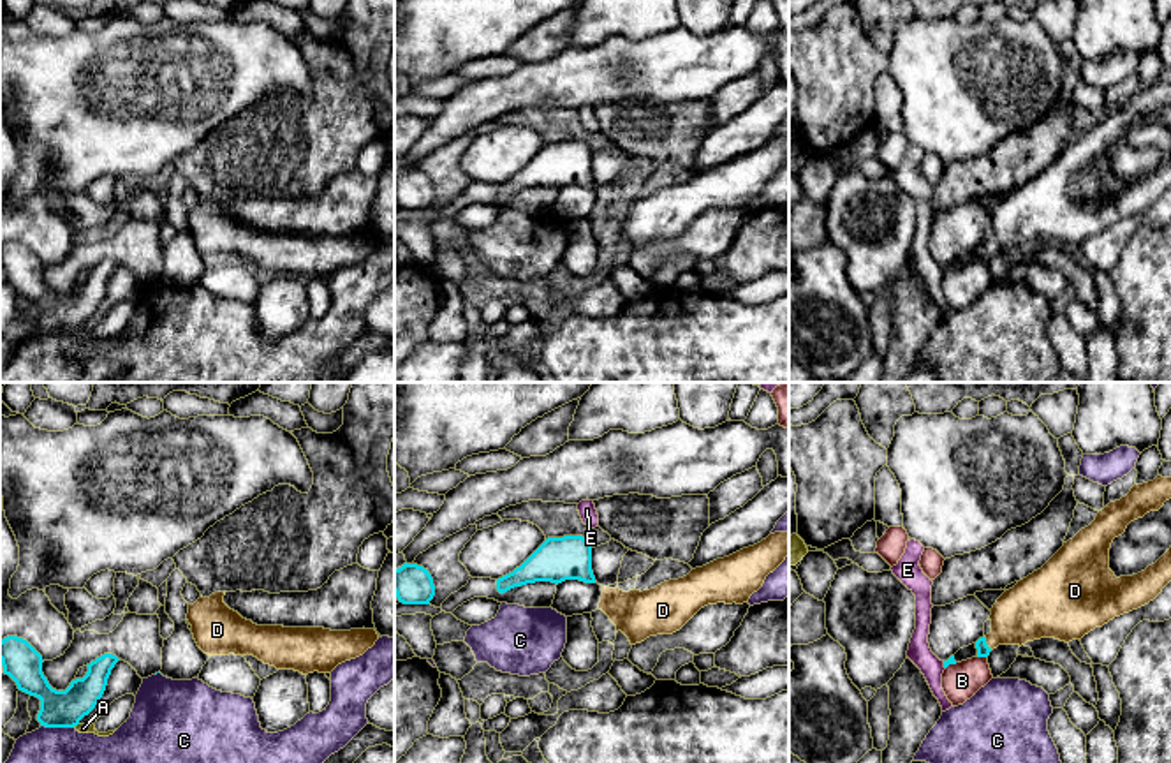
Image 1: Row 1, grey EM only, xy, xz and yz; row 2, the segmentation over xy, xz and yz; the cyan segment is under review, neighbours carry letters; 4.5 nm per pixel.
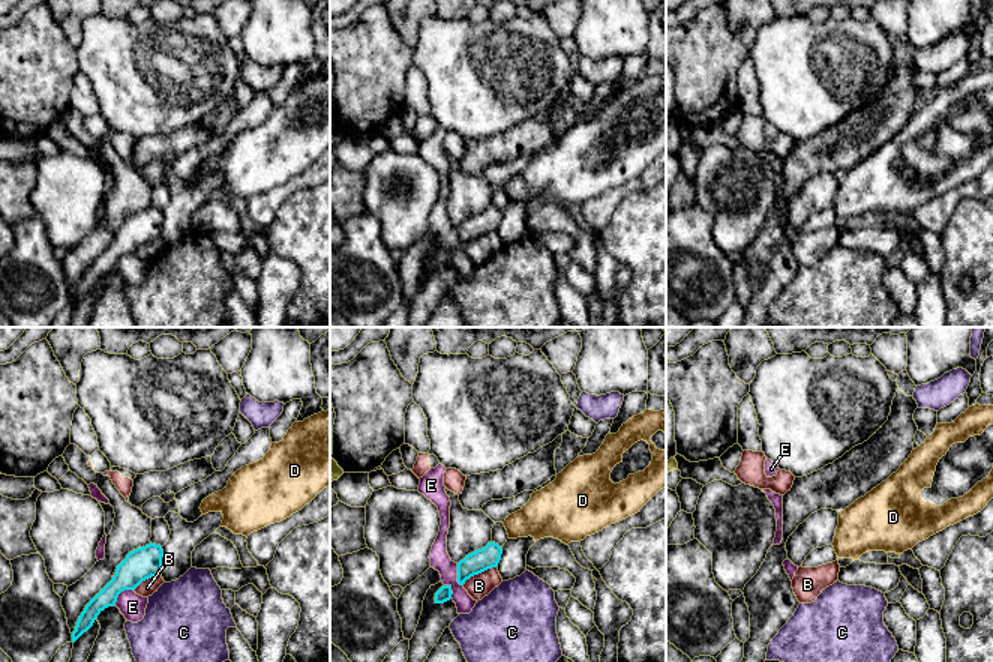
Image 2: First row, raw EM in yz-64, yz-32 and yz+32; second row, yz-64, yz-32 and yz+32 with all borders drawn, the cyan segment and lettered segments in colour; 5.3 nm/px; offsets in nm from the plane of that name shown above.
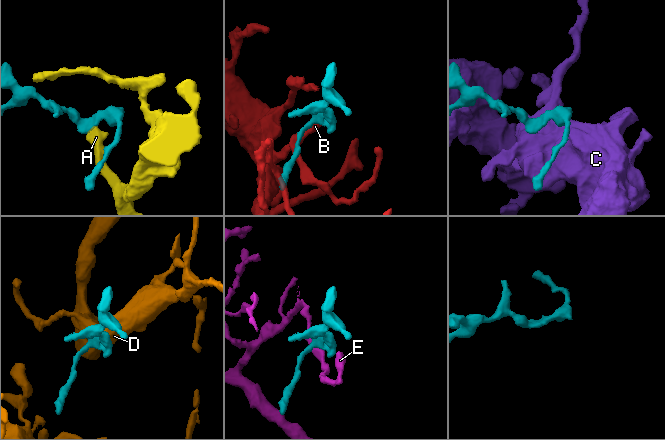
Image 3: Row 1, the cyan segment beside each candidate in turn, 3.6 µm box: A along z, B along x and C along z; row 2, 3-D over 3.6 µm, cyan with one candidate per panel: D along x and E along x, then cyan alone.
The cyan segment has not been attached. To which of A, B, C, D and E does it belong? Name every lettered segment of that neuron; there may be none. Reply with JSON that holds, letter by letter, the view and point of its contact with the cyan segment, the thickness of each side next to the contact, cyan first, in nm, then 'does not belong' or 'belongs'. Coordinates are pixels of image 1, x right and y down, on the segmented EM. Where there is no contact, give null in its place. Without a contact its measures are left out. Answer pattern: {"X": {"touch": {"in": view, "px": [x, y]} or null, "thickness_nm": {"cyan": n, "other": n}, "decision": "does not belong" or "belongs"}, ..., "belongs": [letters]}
{"A": {"touch": {"in": "xy", "px": [74, 725]}, "thickness_nm": {"cyan": 180, "other": 50}, "decision": "does not belong"}, "B": {"touch": {"in": "yz", "px": [983, 656]}, "thickness_nm": {"cyan": 60, "other": 170}, "decision": "does not belong"}, "C": {"touch": {"in": "xy", "px": [57, 726]}, "thickness_nm": {"cyan": 180, "other": 160}, "decision": "does not belong"}, "D": {"touch": {"in": "yz", "px": [986, 644]}, "thickness_nm": {"cyan": 60, "other": 260}, "decision": "belongs"}, "E": {"touch": {"in": "yz", "px": [944, 665]}, "thickness_nm": {"cyan": 30, "other": 110}, "decision": "does not belong"}, "belongs": ["D"]}

